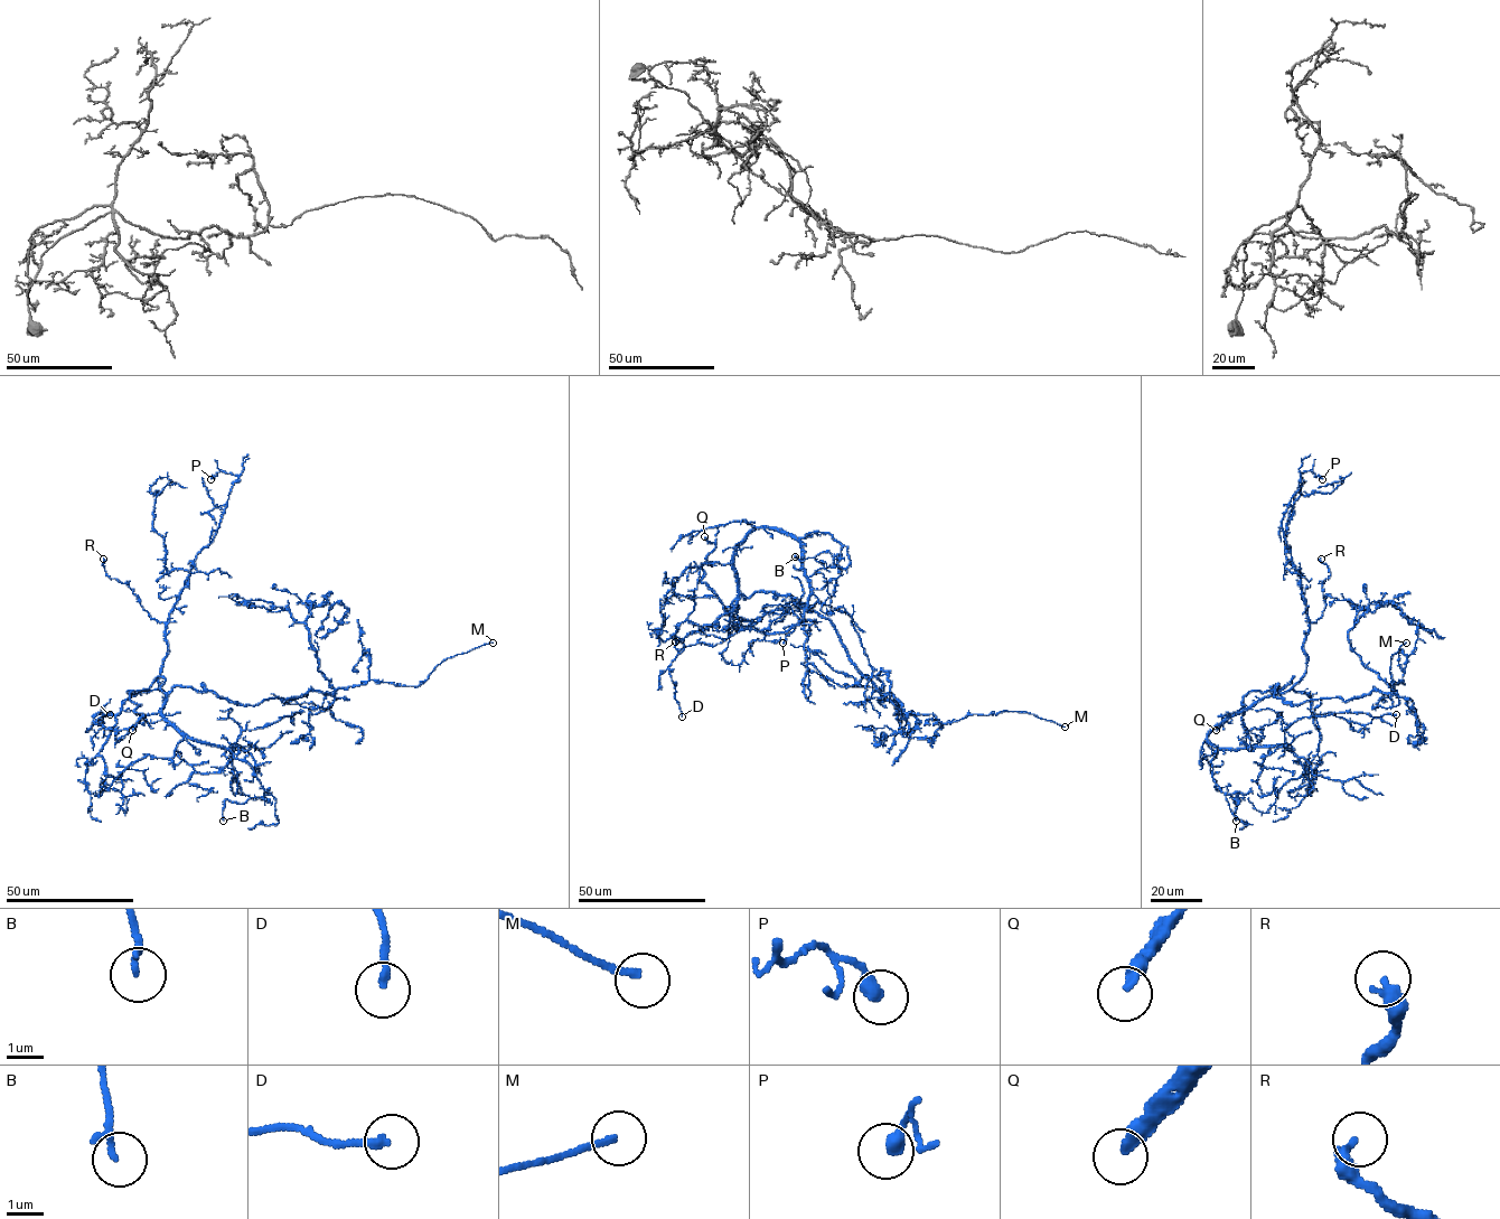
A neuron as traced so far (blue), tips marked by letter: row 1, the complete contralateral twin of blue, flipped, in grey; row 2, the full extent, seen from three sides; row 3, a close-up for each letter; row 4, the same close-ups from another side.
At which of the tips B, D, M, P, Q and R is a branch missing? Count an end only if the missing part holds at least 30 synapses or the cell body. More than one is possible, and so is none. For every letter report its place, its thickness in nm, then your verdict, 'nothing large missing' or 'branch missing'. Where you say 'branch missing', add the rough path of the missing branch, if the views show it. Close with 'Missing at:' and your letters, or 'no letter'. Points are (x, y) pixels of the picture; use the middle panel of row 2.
B: (795, 556) | 180 nm | nothing large missing
D: (682, 716) | 200 nm | nothing large missing
M: (1065, 727) | 170 nm | nothing large missing
P: (783, 643) | 360 nm | nothing large missing
Q: (704, 536) | 340 nm | branch missing | (704, 536), (694, 519)
R: (675, 641) | 320 nm | nothing large missing
Missing at: Q

